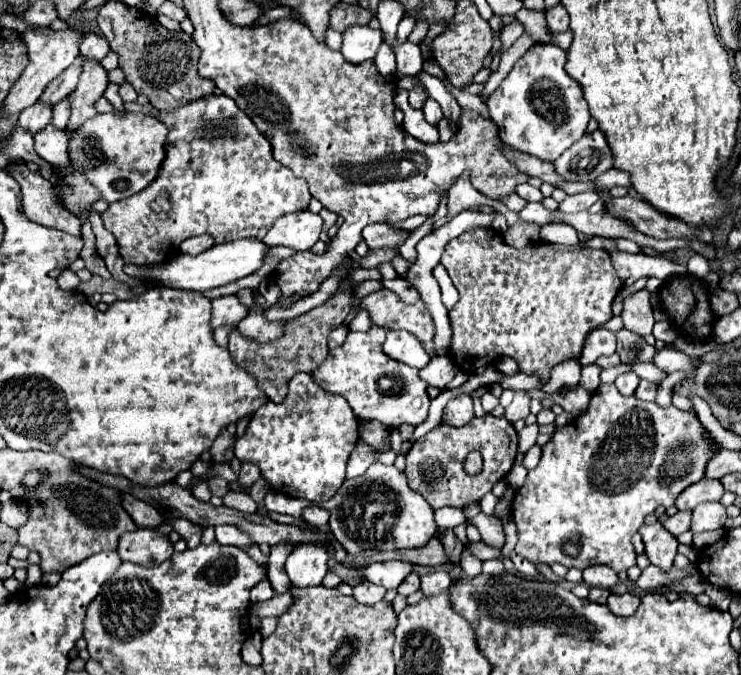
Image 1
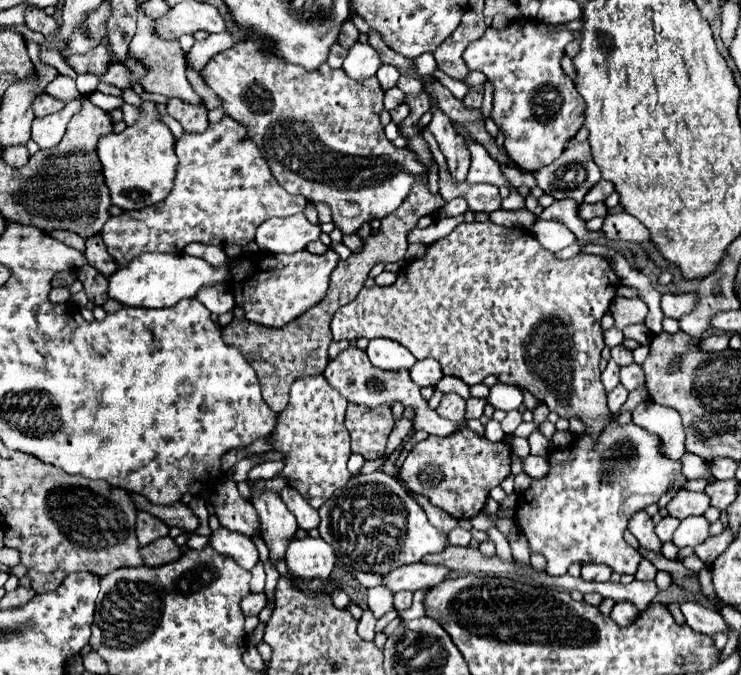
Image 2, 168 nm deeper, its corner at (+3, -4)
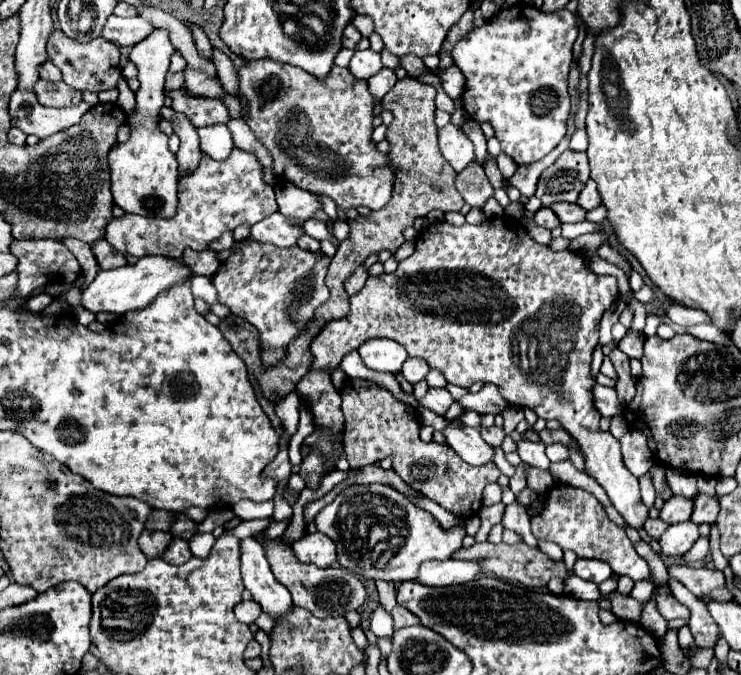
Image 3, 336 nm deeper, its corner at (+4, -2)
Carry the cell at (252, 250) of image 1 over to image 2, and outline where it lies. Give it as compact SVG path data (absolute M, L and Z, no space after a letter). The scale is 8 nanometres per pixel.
M185 252L179 254L141 254L135 256L127 266L121 266L117 272L109 276L107 296L117 300L123 306L135 308L169 308L183 298L193 298L201 286L229 282L229 262L213 268L201 258L189 256Z

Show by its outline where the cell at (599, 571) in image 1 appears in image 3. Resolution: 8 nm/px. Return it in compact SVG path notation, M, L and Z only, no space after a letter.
M580 558L576 562L576 566L574 566L574 574L578 574L584 580L592 580L596 584L602 584L606 578L612 576L612 568L606 562L602 562L602 560Z

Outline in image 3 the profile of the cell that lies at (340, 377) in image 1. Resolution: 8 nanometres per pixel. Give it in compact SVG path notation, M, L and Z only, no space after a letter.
M450 420L450 424L442 430L446 442L454 452L468 464L480 466L492 460L492 448L482 440L480 428L462 426L458 420Z

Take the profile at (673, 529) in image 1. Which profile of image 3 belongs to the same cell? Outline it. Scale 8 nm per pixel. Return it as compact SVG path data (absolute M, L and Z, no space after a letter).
M650 518L650 520L646 522L644 530L648 532L648 536L652 536L652 538L656 538L656 540L658 540L658 538L666 532L666 528L668 528L668 526L670 526L670 524L666 524L666 522L664 522L664 520L660 520L660 518L658 518L658 520L652 520L652 518Z

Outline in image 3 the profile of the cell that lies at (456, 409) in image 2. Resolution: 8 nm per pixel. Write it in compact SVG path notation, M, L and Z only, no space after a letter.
M430 388L428 392L426 392L426 396L420 400L420 404L422 406L426 406L426 408L430 408L432 412L436 412L436 414L446 414L446 410L450 408L450 404L454 402L454 398L452 398L452 394L446 390L446 388Z

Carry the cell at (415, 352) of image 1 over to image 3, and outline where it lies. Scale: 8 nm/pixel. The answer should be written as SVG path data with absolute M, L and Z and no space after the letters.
M388 338L368 340L364 342L364 346L360 346L358 352L362 356L362 362L370 370L378 370L378 372L398 372L404 360L408 358L408 352L398 342Z

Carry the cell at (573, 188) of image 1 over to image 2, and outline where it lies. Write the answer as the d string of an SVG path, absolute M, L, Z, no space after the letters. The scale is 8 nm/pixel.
M501 168L505 180L513 186L513 188L519 188L519 186L529 186L533 188L535 186L535 180L533 180L533 174L529 172L521 172L521 168Z

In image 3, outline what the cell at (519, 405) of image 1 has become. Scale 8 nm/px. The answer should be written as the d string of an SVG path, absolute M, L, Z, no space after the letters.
M490 426L490 428L482 428L480 430L482 438L490 444L490 446L500 446L502 440L504 440L504 428L502 426Z

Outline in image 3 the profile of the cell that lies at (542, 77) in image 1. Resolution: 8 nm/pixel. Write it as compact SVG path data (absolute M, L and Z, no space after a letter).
M518 2L510 8L500 10L480 28L468 32L452 50L454 64L466 76L466 88L462 94L464 110L470 118L478 122L490 122L496 132L496 138L502 144L502 152L508 154L520 166L542 160L566 136L572 106L568 94L568 72L572 60L572 44L576 38L578 26L570 10L544 14L526 2Z

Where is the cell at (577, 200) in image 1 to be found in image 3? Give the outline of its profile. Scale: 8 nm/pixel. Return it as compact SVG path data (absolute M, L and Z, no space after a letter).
M540 208L540 210L534 214L532 222L534 222L534 224L538 224L538 226L544 226L544 228L548 228L548 230L552 230L552 228L560 226L558 216L556 216L550 208Z

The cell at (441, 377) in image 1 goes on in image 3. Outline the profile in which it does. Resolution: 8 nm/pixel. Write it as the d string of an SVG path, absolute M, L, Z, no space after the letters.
M408 358L402 366L402 374L404 378L410 382L410 384L416 384L420 380L426 378L426 374L430 372L430 366L428 362L424 362L422 358Z

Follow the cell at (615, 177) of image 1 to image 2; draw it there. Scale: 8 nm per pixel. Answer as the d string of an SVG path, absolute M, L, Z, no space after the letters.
M599 180L587 194L585 194L585 202L589 204L595 204L595 202L605 202L605 198L613 192L613 184L607 182L607 180Z

